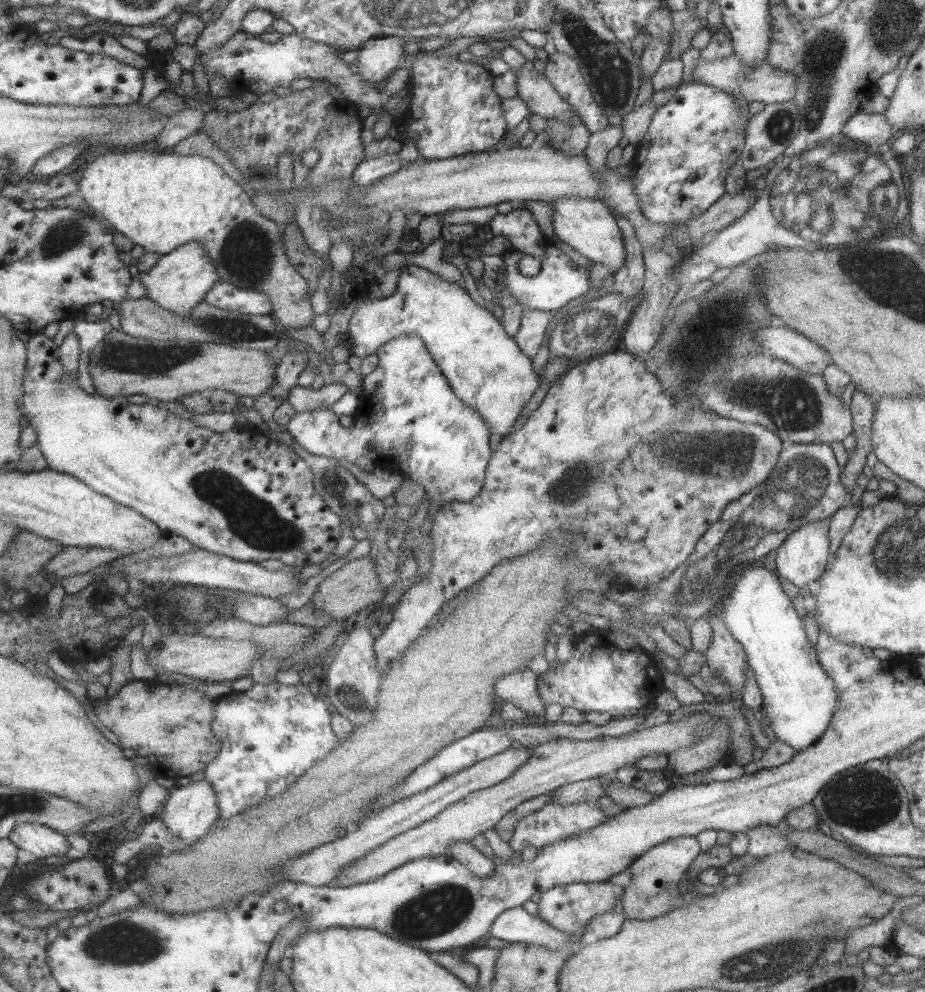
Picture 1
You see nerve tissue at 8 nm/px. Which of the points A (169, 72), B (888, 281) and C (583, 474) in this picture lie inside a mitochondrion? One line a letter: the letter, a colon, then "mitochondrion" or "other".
A: other
B: mitochondrion
C: mitochondrion

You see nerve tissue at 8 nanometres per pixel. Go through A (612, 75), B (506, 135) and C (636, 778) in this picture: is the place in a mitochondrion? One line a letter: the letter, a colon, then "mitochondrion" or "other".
A: mitochondrion
B: other
C: other

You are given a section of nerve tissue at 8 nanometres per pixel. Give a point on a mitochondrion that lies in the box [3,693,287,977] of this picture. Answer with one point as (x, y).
(125, 942)

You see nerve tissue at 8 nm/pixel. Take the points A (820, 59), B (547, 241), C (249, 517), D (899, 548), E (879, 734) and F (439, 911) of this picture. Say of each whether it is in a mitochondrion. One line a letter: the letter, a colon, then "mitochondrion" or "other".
A: mitochondrion
B: other
C: mitochondrion
D: mitochondrion
E: other
F: mitochondrion

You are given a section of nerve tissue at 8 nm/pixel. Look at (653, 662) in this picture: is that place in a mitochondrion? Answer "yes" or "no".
no

